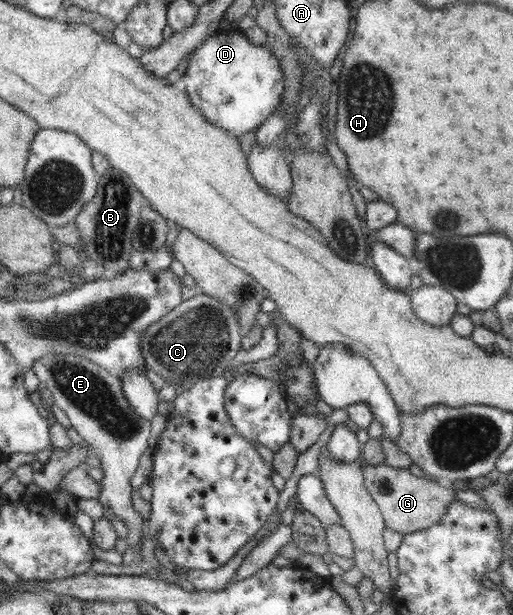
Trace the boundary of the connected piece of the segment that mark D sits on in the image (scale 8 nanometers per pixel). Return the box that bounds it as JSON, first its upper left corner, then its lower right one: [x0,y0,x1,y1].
[185,31,285,135]

